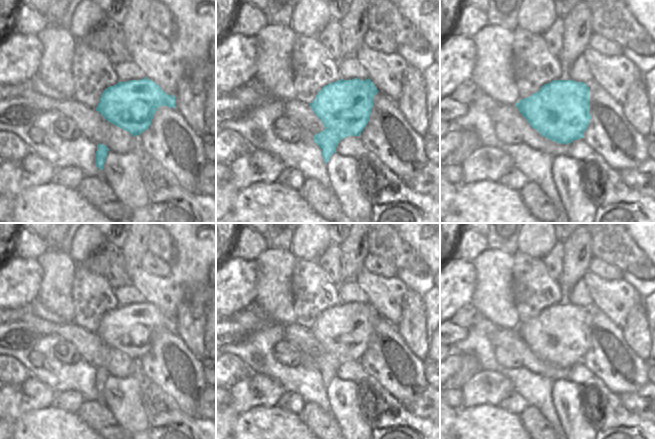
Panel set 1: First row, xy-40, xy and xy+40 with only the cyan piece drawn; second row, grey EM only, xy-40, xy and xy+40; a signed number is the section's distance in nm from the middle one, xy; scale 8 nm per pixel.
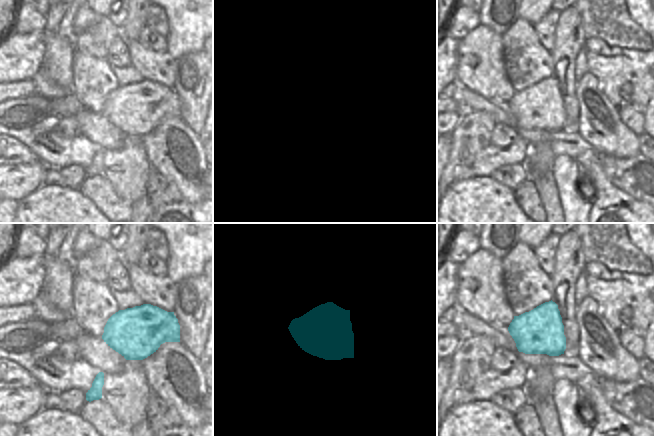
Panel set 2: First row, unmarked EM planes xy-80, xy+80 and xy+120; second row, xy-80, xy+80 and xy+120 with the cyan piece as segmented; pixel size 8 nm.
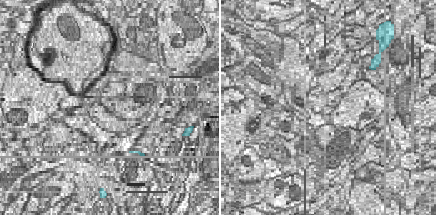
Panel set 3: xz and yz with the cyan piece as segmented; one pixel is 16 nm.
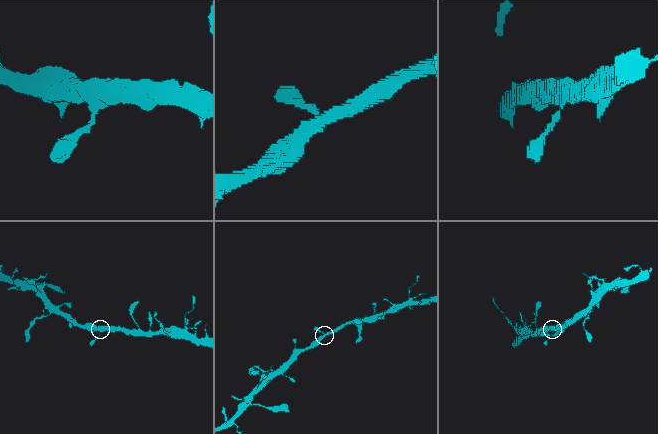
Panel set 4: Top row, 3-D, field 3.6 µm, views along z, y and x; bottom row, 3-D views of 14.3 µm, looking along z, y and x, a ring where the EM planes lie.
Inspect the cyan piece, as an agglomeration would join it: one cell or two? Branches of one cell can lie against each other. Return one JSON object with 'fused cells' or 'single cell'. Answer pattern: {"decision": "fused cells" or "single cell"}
{"decision": "single cell"}

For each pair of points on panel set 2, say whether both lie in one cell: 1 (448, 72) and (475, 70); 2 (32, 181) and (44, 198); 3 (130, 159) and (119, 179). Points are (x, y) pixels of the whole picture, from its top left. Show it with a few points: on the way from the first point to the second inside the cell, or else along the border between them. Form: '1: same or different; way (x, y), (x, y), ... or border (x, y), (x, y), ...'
1: different; border (458, 48), (455, 81)
2: different; border (45, 183), (17, 201)
3: same; way (130, 164), (124, 174)

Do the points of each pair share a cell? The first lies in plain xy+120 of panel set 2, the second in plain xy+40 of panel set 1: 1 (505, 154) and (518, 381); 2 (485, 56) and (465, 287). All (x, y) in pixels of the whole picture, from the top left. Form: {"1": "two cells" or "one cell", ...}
{"1": "two cells", "2": "two cells"}

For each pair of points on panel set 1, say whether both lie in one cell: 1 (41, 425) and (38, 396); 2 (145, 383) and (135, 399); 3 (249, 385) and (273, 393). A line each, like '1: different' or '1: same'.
1: different
2: different
3: same

